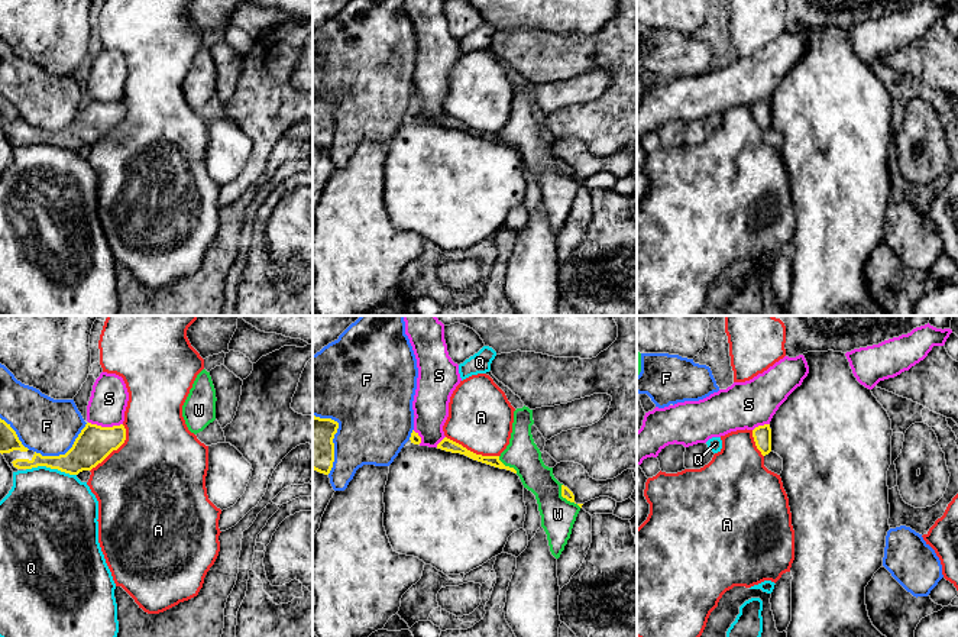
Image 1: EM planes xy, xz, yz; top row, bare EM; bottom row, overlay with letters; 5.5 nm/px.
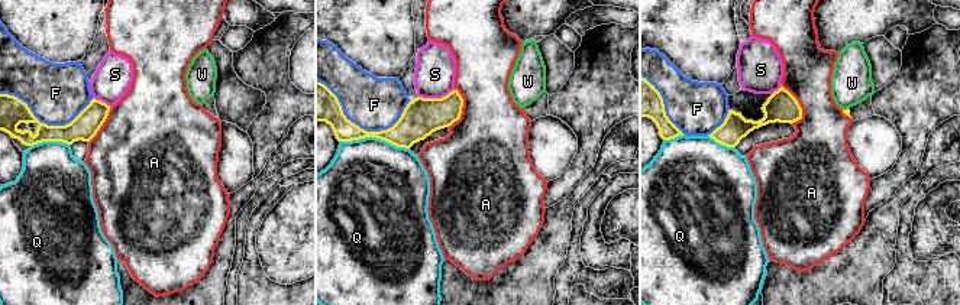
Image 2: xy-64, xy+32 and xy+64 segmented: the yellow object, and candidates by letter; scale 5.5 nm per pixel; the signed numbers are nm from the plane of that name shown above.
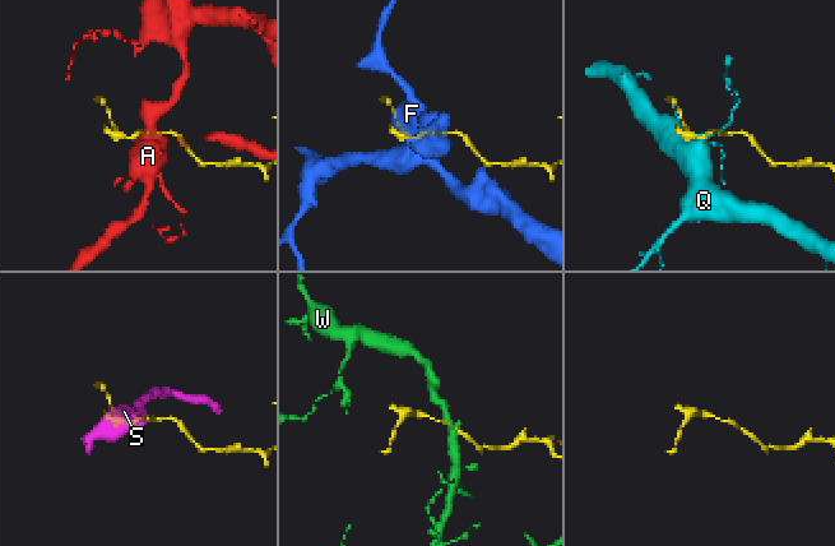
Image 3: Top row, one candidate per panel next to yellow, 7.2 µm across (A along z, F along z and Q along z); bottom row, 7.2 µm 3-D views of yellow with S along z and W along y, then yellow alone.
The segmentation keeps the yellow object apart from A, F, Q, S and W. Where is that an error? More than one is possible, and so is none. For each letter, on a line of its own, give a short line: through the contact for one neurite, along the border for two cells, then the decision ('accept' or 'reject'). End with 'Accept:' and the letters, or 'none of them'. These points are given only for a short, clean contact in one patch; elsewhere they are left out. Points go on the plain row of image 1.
A: reject
F: reject
Q: reject
S: line xy (88, 97), (97, 102), (122, 100); reject
W: accept
Accept: W

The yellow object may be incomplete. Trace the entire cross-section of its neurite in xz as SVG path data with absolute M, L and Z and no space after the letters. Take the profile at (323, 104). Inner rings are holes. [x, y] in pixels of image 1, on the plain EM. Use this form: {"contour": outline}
{"contour": "M313 91L313 145L328 151L334 138L334 110L339 98Z"}

